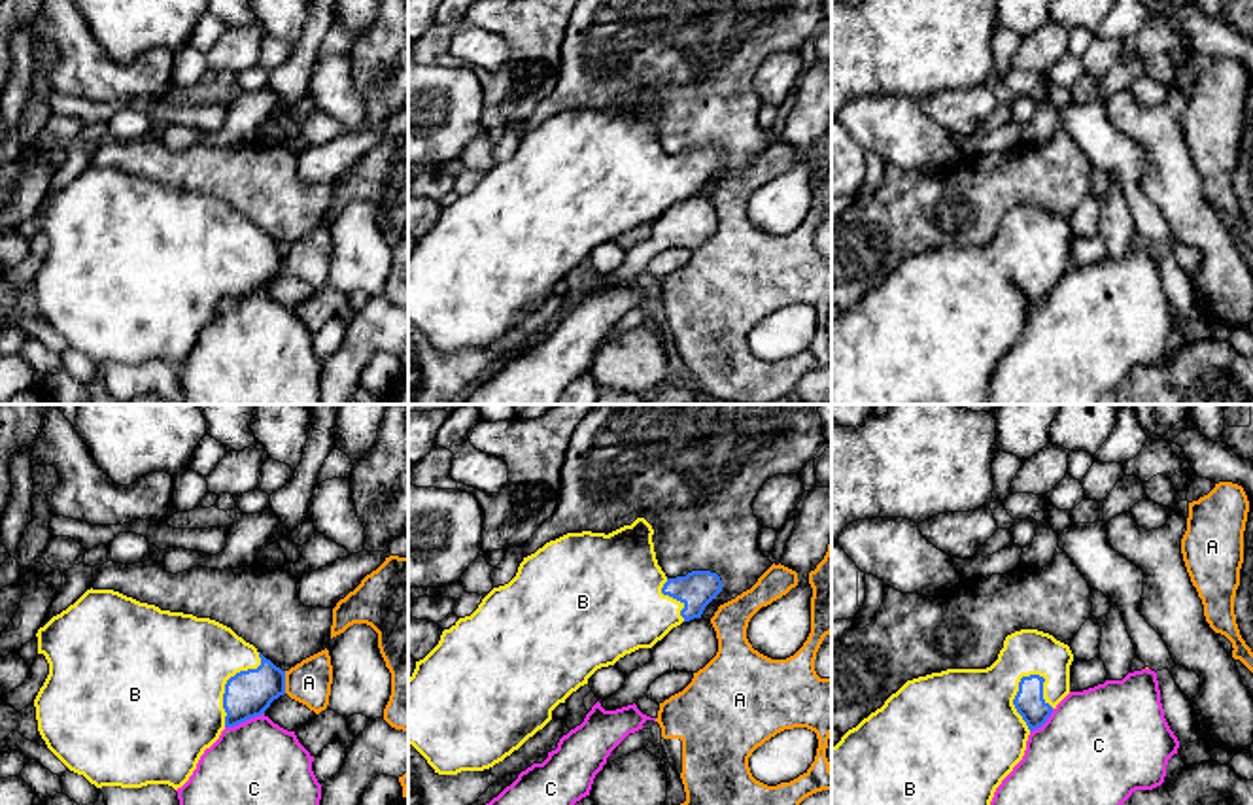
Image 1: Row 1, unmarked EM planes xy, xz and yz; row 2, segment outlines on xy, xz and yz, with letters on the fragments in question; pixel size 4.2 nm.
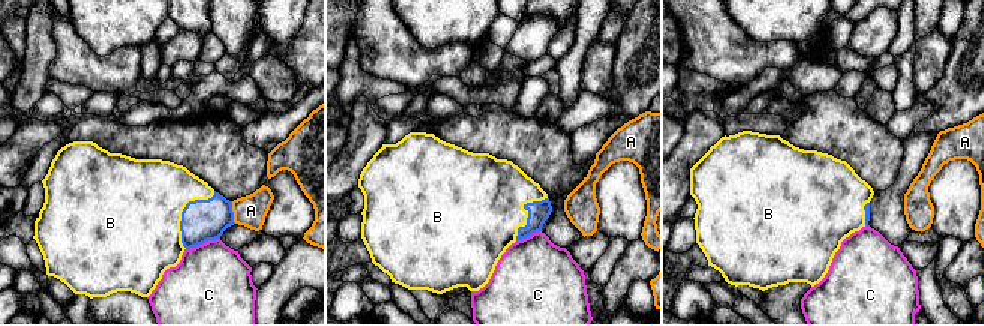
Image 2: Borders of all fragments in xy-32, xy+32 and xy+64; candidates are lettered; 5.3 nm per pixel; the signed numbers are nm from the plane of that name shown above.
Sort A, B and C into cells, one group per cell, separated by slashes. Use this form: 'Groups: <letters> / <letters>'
Groups: A / B / C

